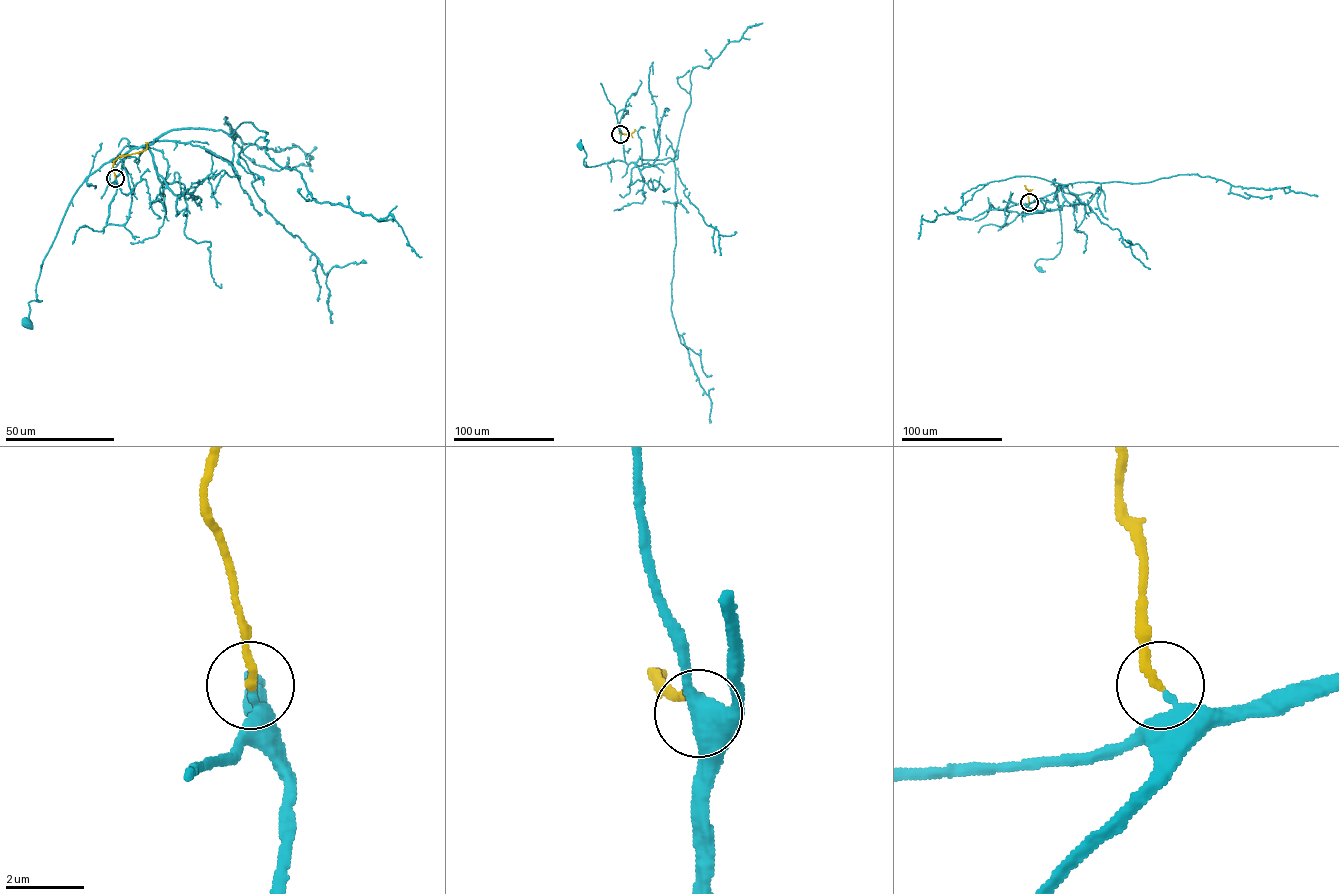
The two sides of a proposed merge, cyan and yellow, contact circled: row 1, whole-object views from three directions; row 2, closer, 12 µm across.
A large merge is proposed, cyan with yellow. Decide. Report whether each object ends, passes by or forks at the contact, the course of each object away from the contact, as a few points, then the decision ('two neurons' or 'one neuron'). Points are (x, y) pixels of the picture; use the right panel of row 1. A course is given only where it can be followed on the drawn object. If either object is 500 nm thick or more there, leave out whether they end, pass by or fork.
cyan ends | yellow ends | cyan via (1029, 202), (1056, 191), (1062, 245), (1054, 258), (1037, 260), (1035, 265), (1039, 269) | yellow via (1029, 202), (1030, 190), (1024, 185) | one neuron

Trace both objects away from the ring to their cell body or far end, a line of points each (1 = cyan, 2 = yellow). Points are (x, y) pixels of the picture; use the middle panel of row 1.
1: (620, 134), (624, 161), (612, 160), (586, 167), (583, 163), (586, 152), (580, 140), (579, 144)
2: (620, 134), (630, 135), (635, 129)

